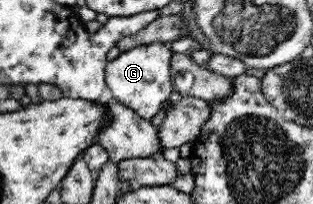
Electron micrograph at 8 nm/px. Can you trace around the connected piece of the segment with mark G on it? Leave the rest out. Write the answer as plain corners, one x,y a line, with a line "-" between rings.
153,42
151,45
137,46
122,52
107,63
107,87
120,104
132,109
142,119
152,121
162,109
166,109
174,90
171,76
172,55
169,45
162,42

